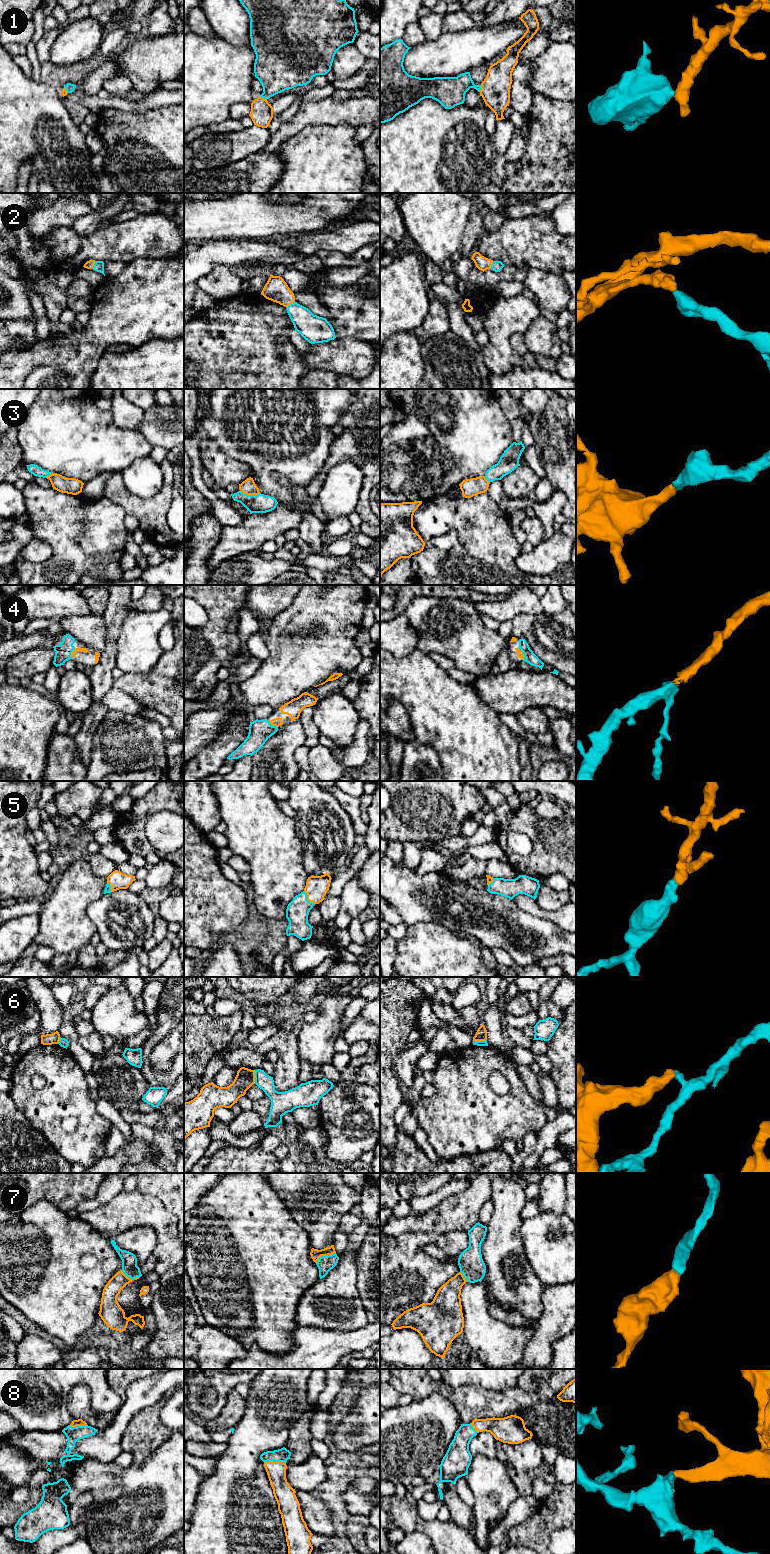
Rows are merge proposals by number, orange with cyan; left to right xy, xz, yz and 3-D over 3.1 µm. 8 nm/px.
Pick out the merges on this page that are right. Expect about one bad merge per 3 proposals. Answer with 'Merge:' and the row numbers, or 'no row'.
Merge: 1, 2, 3, 4, 5, 7, 8

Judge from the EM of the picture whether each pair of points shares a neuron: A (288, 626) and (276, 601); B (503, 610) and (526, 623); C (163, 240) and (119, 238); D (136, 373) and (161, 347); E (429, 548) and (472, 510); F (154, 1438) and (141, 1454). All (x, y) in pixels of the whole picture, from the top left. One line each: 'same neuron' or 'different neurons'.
A: different neurons
B: different neurons
C: same neuron
D: same neuron
E: same neuron
F: same neuron

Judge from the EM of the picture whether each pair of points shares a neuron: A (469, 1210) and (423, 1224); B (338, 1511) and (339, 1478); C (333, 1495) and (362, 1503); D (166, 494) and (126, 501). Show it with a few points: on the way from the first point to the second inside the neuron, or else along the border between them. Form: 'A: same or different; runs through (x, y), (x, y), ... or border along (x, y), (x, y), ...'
A: same; runs through (458, 1212), (442, 1219), (434, 1219)
B: same; runs through (336, 1503), (336, 1486)
C: different; border along (348, 1485), (342, 1494), (342, 1501), (352, 1515)
D: same; runs through (156, 504), (136, 504)

